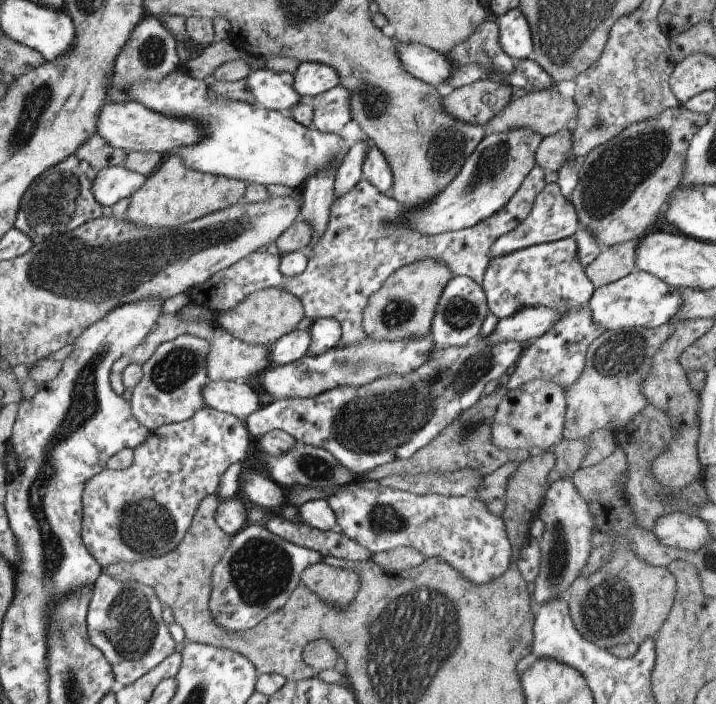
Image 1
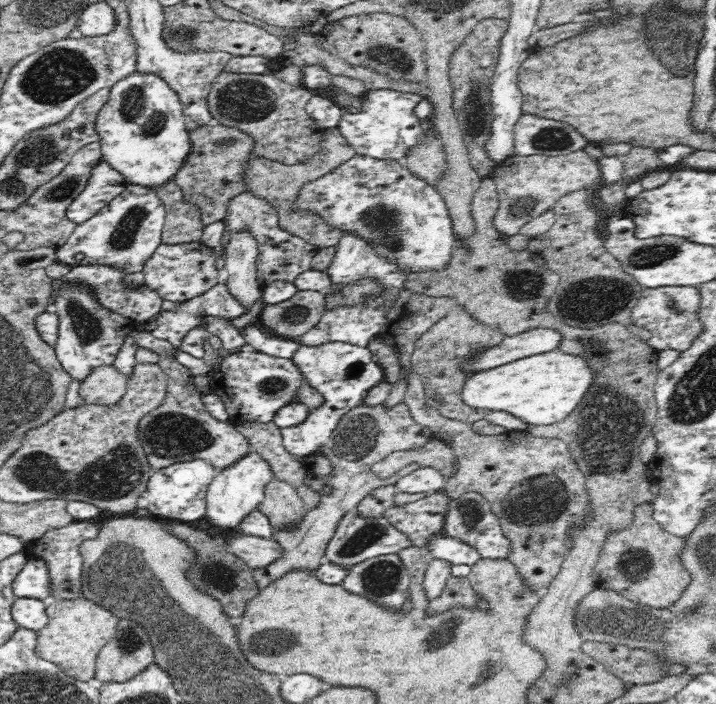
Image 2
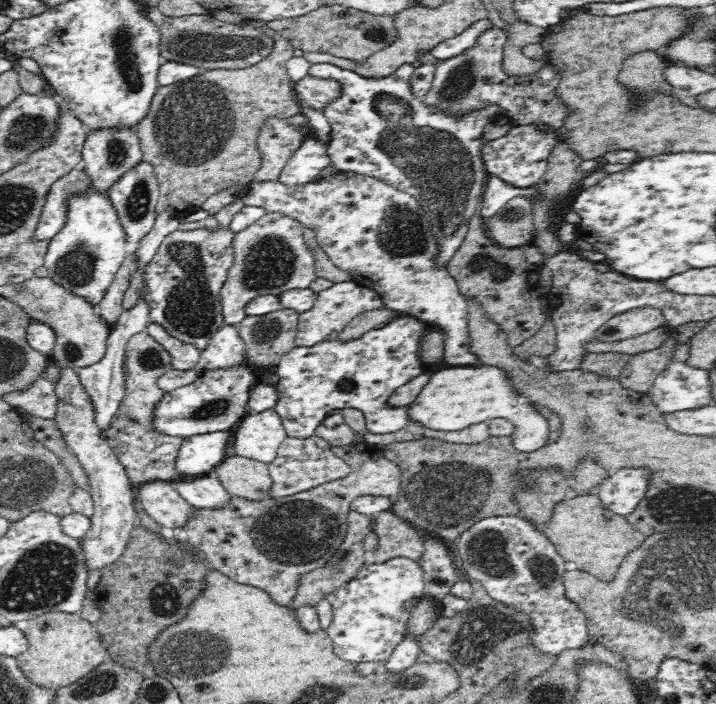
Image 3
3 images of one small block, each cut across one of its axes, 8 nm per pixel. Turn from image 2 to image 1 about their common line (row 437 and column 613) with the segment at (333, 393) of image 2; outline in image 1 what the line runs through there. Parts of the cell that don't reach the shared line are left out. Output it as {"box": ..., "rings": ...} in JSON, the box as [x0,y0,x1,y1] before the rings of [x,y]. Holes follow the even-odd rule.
{"box":[589,269,682,331],"rings":[[[636,269],[616,282],[595,289],[589,302],[594,324],[604,326],[606,331],[618,331],[634,326],[654,329],[672,320],[672,316],[678,312],[680,306],[682,306],[682,294],[678,288]]]}

